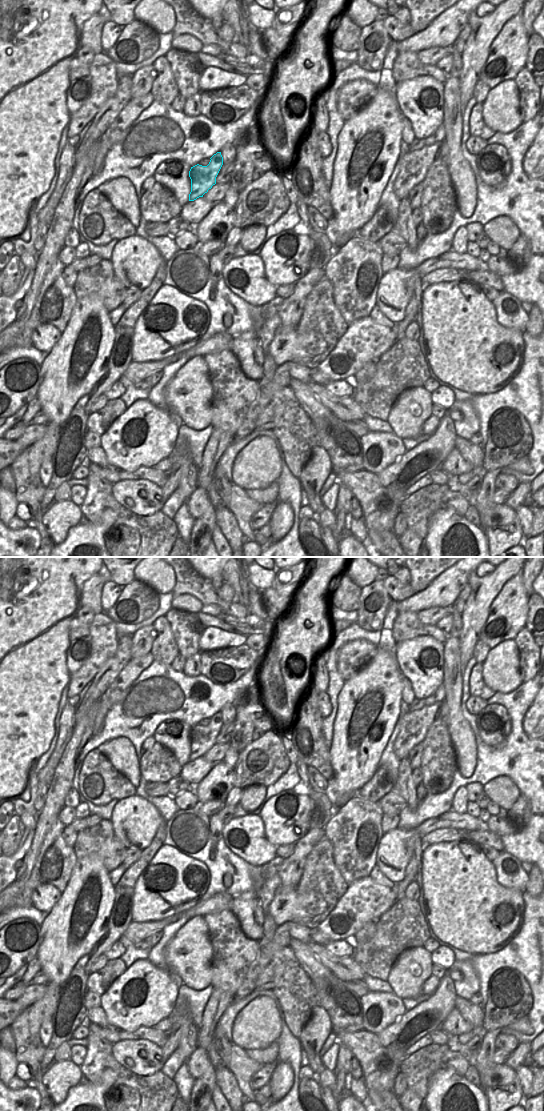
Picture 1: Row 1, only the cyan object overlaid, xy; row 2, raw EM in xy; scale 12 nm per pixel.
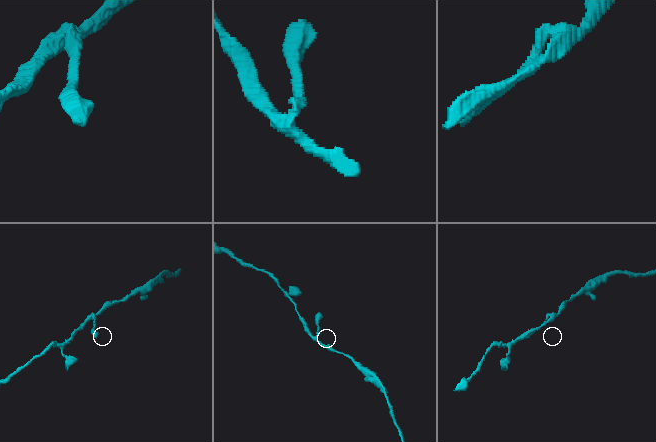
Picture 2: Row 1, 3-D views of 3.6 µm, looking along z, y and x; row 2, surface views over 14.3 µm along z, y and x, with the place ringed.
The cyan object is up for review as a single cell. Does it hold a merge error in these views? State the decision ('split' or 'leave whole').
leave whole

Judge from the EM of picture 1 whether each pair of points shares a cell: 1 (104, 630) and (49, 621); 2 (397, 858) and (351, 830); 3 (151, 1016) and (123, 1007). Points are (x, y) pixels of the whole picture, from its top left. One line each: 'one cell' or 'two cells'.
1: two cells
2: two cells
3: one cell

